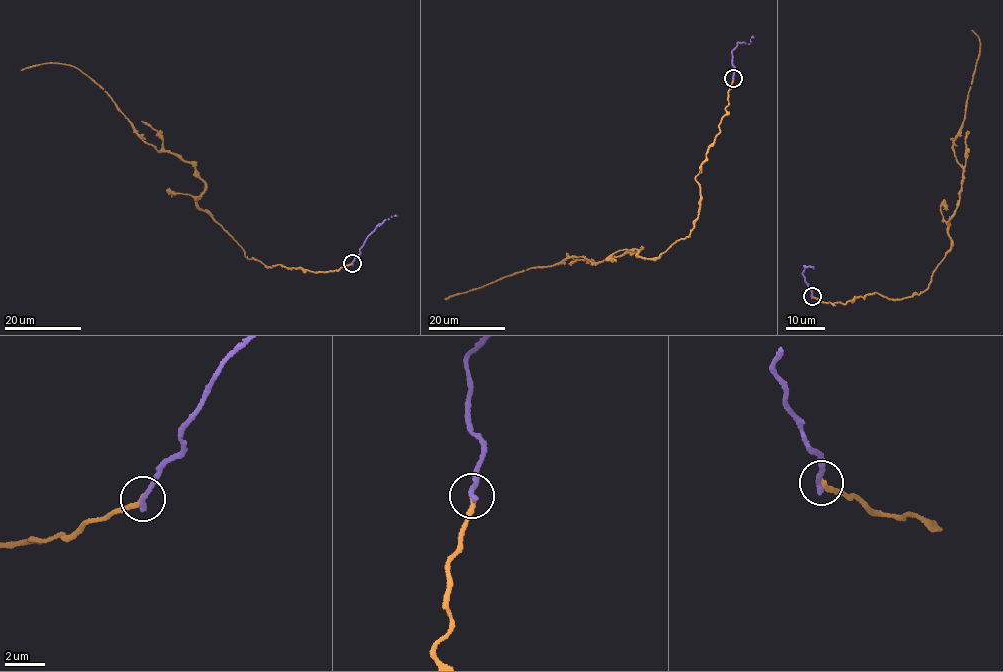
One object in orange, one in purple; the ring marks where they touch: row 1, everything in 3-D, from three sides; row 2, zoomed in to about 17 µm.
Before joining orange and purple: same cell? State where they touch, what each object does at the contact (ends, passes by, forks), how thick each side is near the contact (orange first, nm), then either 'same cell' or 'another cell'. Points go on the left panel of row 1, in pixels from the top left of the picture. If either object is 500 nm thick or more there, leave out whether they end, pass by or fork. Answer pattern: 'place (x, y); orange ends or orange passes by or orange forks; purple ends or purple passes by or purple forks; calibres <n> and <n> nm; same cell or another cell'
place (352, 263); orange ends; purple ends; calibres 240 and 320 nm; another cell

